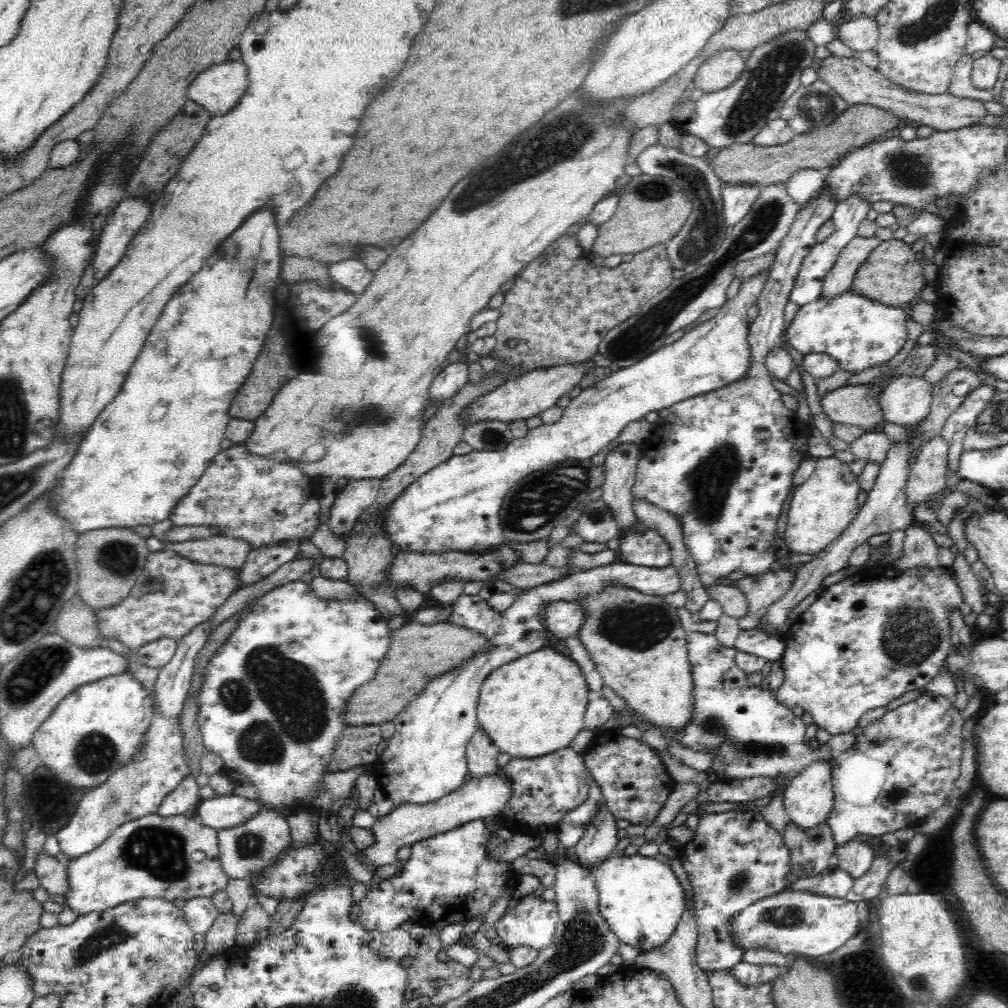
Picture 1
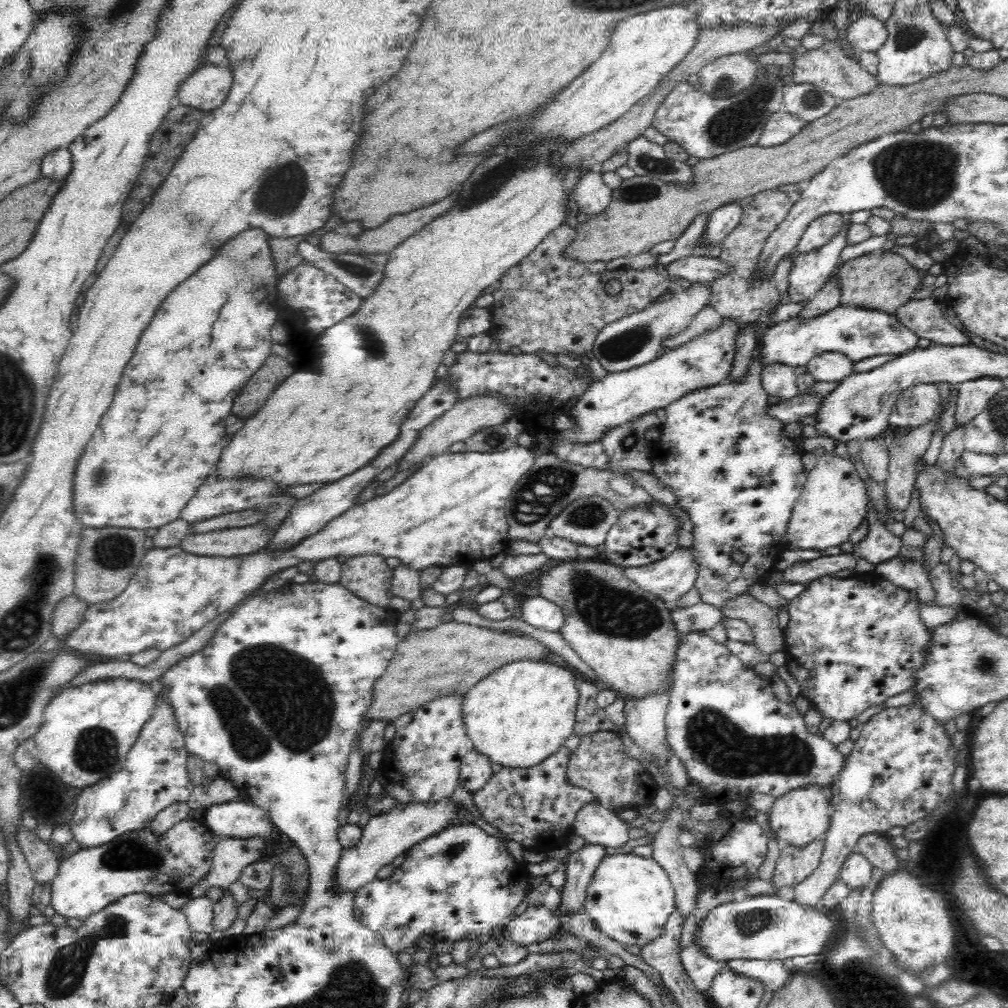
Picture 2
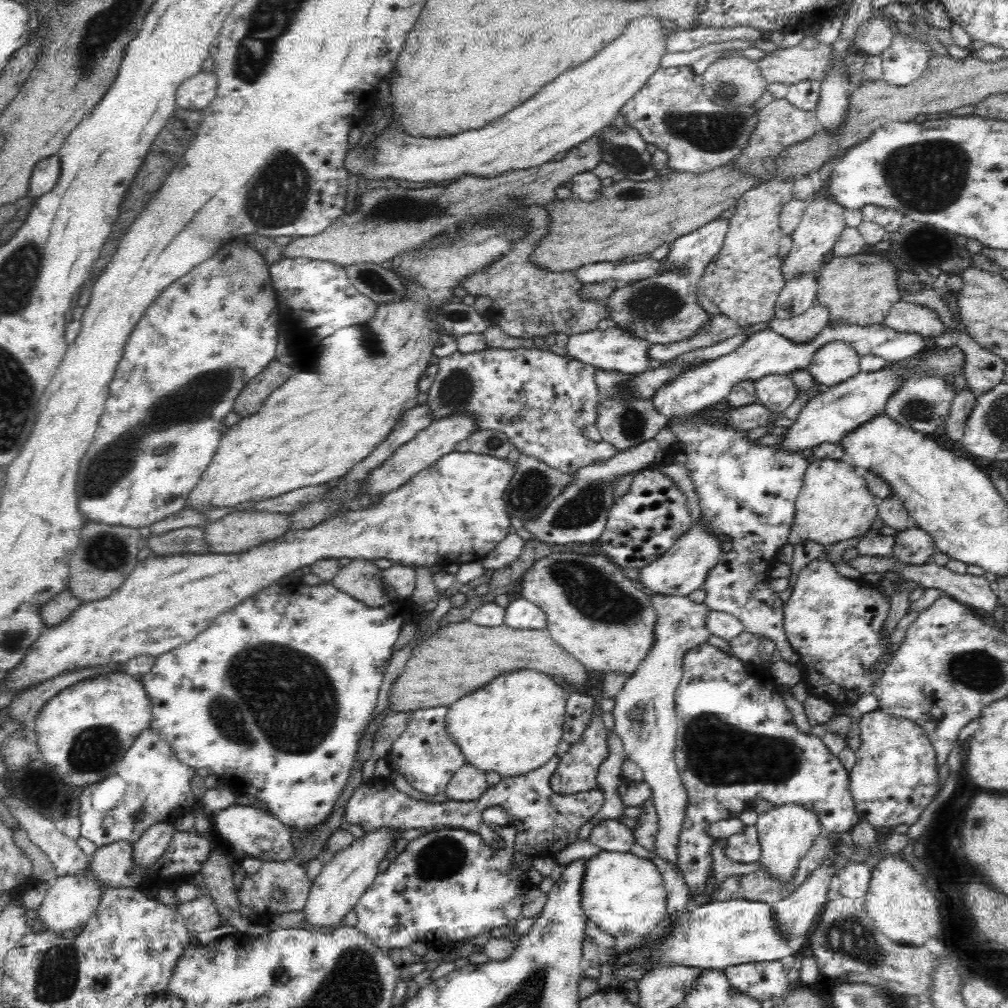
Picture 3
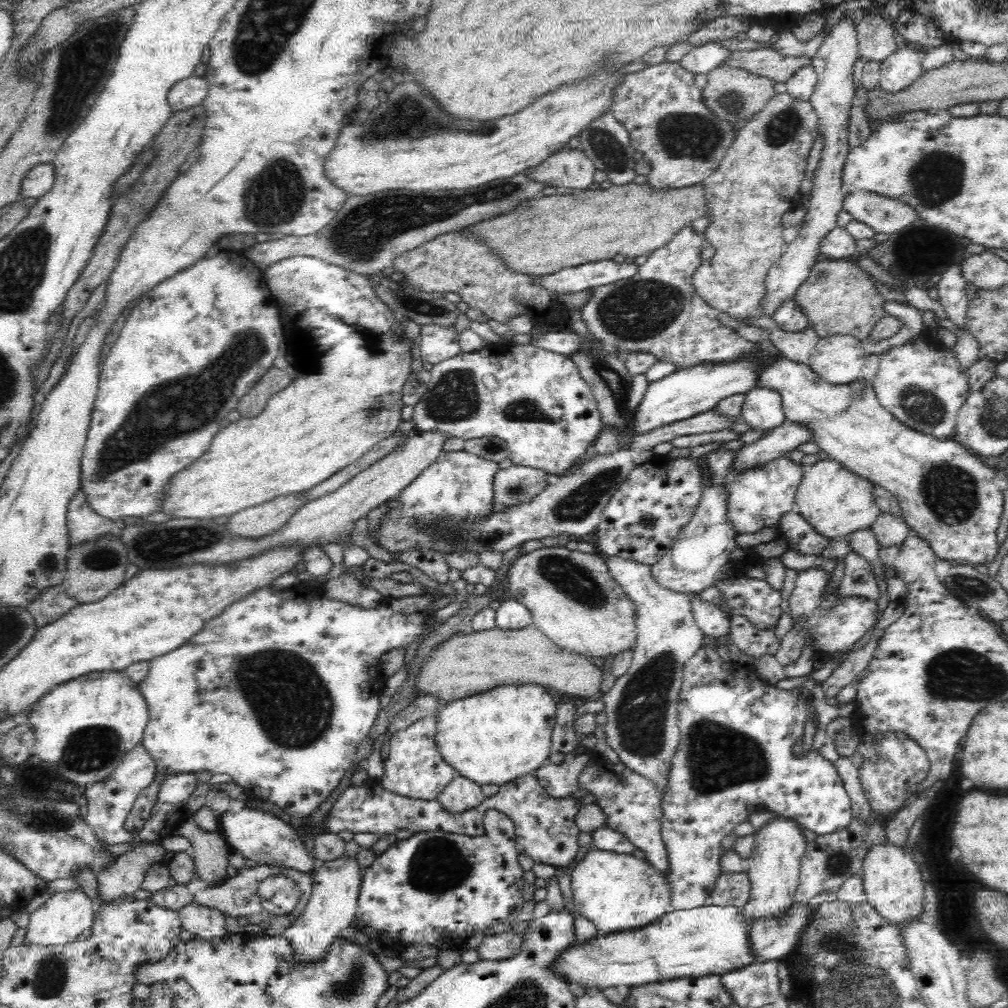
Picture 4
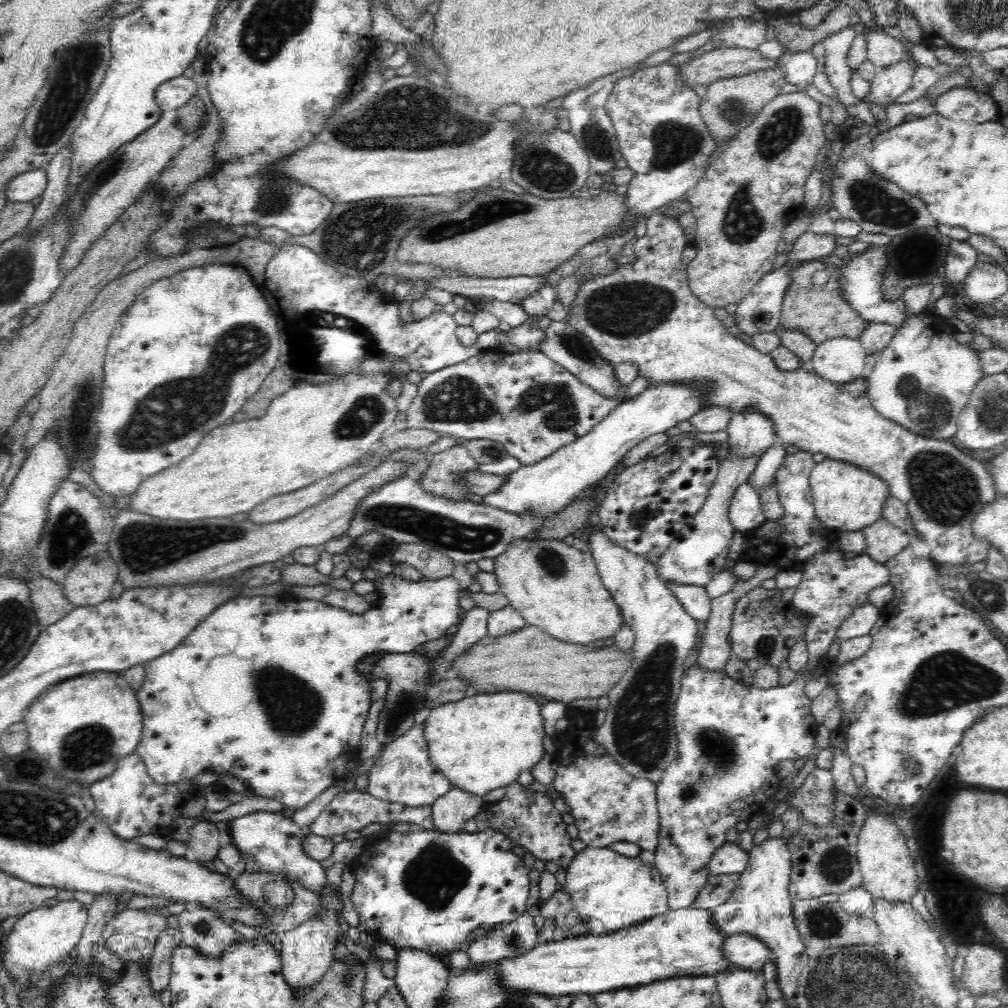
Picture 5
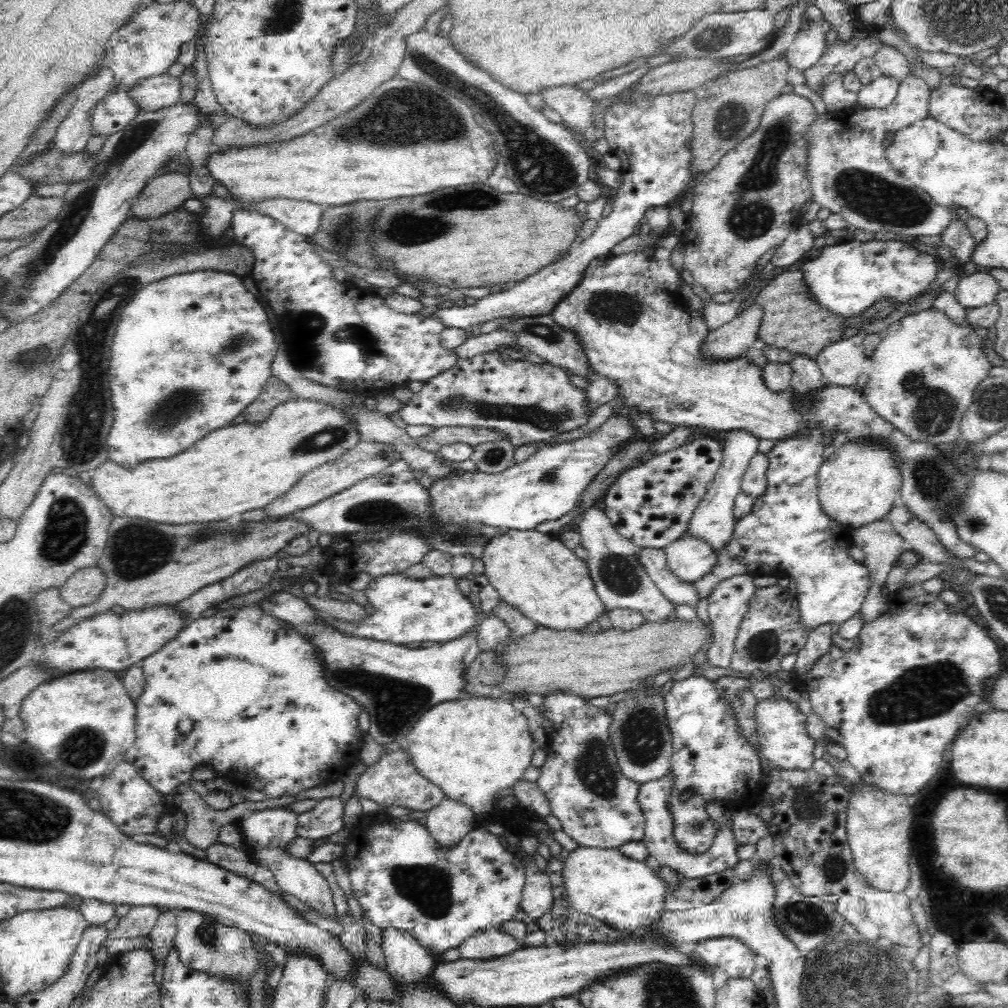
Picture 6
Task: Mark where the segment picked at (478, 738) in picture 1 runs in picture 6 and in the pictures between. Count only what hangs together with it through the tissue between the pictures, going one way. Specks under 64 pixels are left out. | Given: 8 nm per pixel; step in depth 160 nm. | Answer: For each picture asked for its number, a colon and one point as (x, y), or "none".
2: (474, 772)
3: (468, 784)
4: (461, 795)
5: (451, 812)
6: (450, 821)

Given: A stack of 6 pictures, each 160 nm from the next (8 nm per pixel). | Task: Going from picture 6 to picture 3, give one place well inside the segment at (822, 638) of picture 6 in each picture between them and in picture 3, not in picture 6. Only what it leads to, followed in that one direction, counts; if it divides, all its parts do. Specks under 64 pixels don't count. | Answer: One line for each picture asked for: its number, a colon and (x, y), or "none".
3: (737, 742)
4: (734, 758)
5: (730, 739)

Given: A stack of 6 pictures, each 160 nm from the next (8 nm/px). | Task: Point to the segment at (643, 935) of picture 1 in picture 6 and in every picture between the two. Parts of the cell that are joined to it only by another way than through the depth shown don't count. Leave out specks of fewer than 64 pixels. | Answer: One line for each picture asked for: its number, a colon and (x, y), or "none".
2: (630, 897)
3: (624, 894)
4: (618, 892)
5: (621, 892)
6: (624, 893)

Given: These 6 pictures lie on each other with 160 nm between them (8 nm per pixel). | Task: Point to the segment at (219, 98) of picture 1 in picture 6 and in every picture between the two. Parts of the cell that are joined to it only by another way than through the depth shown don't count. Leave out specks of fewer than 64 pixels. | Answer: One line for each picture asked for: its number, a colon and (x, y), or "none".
2: (205, 90)
3: (197, 92)
4: (184, 94)
5: (173, 94)
6: (154, 93)

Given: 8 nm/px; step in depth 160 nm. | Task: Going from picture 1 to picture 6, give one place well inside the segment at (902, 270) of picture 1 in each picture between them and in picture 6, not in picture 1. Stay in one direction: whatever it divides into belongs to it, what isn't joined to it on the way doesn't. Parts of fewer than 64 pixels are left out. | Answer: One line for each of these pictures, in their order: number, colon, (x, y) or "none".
2: (882, 281)
3: (860, 290)
4: (838, 298)
5: (817, 311)
6: (791, 320)

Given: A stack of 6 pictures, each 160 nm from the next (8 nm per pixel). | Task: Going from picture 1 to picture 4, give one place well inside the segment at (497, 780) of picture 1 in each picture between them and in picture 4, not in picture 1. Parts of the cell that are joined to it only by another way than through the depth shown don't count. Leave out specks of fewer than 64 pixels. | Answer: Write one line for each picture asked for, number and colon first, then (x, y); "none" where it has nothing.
2: (386, 836)
3: (345, 876)
4: (332, 906)

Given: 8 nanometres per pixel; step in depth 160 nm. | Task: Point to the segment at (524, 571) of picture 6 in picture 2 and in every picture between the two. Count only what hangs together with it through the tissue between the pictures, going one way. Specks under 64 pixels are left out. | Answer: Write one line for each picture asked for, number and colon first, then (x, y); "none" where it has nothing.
2: (623, 633)
3: (600, 618)
4: (572, 599)
5: (555, 587)

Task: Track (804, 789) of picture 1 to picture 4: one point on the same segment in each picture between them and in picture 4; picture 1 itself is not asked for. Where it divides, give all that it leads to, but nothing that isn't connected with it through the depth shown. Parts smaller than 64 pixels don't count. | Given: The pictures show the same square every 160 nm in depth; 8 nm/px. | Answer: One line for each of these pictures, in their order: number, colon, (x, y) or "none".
2: (796, 819)
3: (785, 833)
4: (773, 868)

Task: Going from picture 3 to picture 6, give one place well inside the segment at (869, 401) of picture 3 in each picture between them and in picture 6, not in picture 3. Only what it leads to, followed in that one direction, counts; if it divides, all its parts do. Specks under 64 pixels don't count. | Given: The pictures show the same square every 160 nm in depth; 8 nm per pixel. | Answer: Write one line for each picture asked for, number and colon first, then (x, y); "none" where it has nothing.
4: (784, 438)
5: (697, 554)
6: (688, 558)

